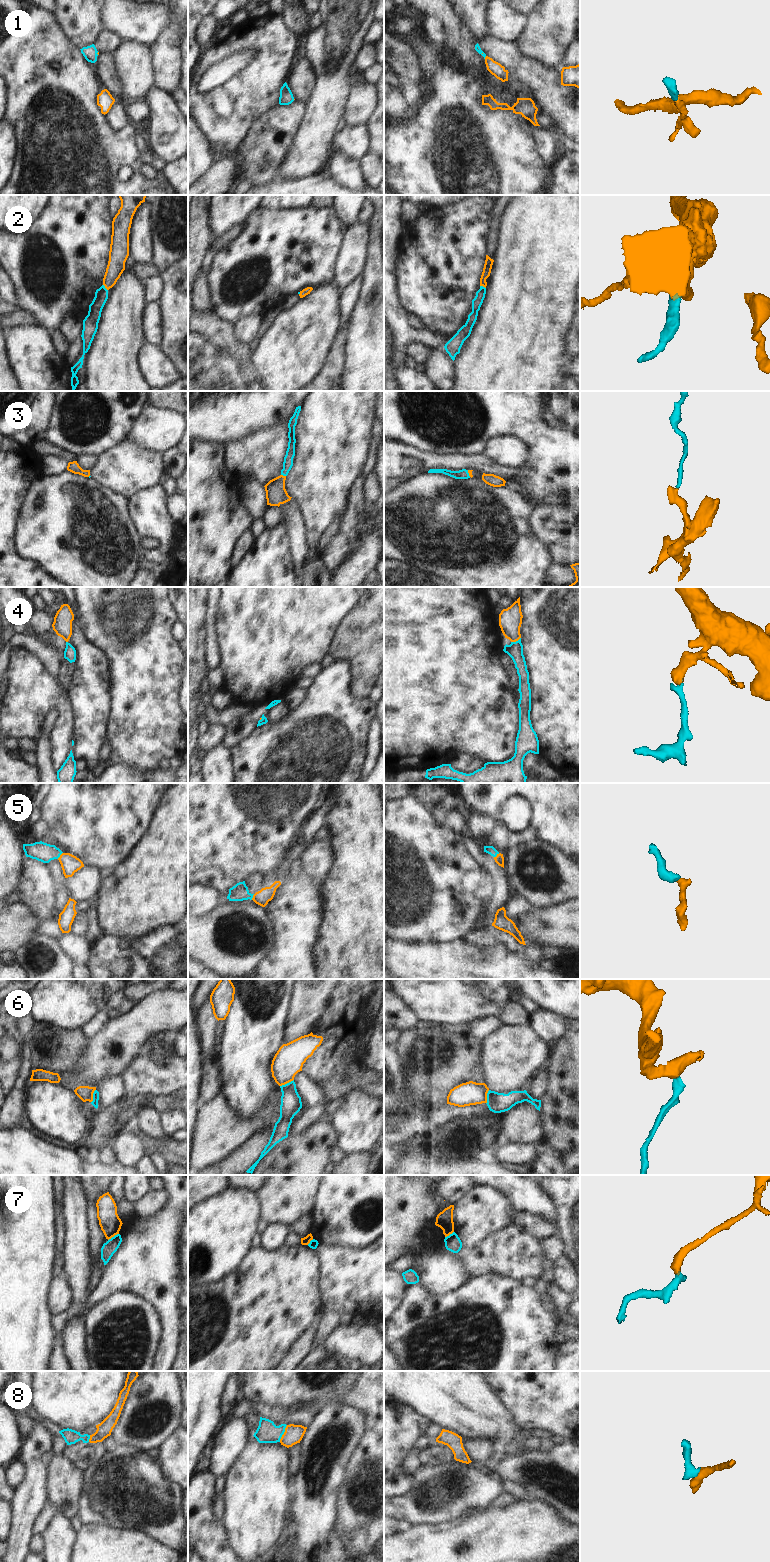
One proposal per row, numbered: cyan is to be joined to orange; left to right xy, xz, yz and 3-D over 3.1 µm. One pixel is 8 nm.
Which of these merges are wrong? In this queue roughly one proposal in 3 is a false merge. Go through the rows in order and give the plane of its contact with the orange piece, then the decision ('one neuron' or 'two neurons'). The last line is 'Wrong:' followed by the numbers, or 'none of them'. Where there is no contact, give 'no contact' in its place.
1: meets orange in yz; one neuron
2: meets orange in xy; one neuron
3: meets orange in xz; one neuron
4: meets orange in yz; one neuron
5: meets orange in xy; one neuron
6: meets orange in xz; two neurons
7: meets orange in xy; two neurons
8: meets orange in xz; one neuron
Wrong: 6, 7

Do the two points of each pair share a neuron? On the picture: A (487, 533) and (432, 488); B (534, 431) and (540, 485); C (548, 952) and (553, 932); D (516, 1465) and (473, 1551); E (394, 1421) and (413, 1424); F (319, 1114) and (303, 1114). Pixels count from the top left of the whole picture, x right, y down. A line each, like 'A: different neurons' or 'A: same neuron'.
A: same neuron
B: same neuron
C: different neurons
D: different neurons
E: same neuron
F: same neuron

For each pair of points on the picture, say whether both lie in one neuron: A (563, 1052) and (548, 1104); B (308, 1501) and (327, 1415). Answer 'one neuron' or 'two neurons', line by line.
A: one neuron
B: one neuron

